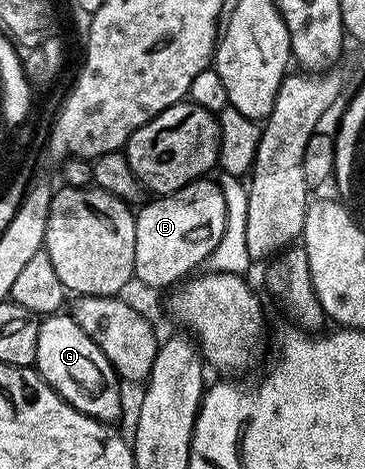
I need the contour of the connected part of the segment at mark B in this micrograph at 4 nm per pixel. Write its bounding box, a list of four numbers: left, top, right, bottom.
[134,180,226,291]

